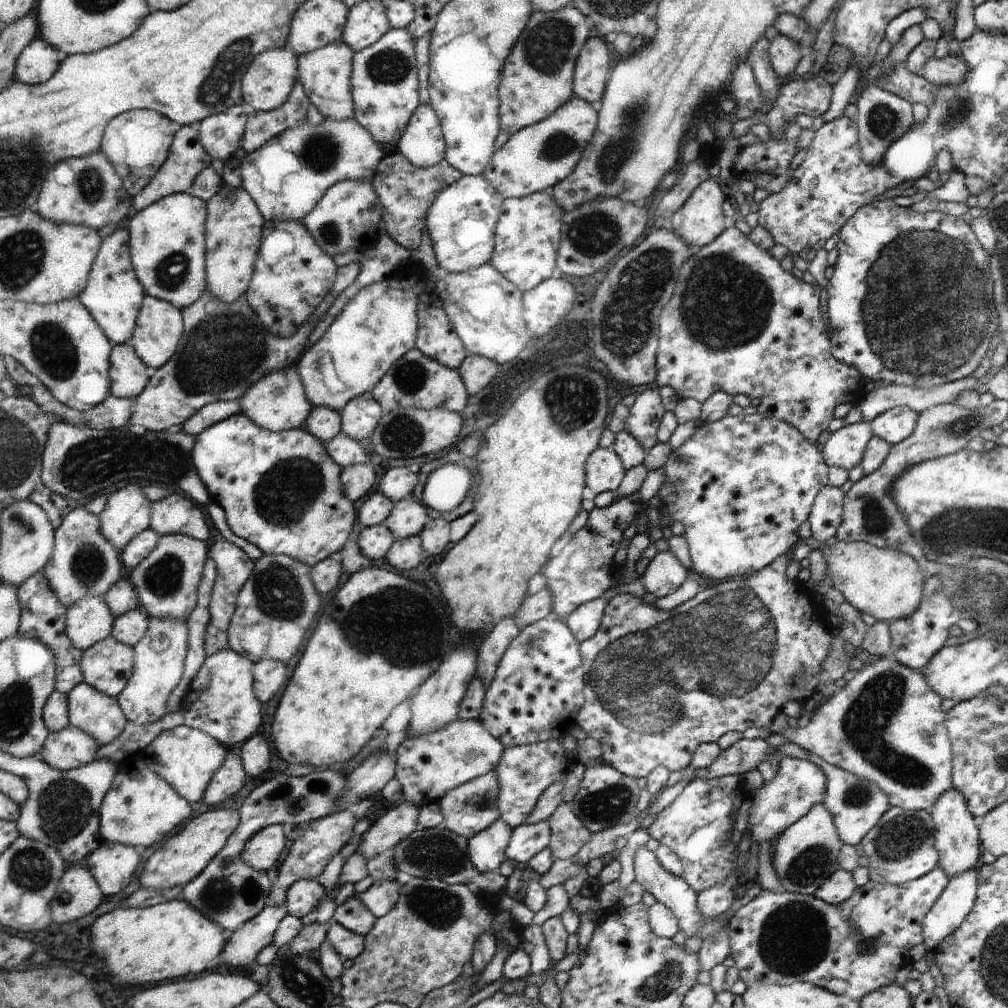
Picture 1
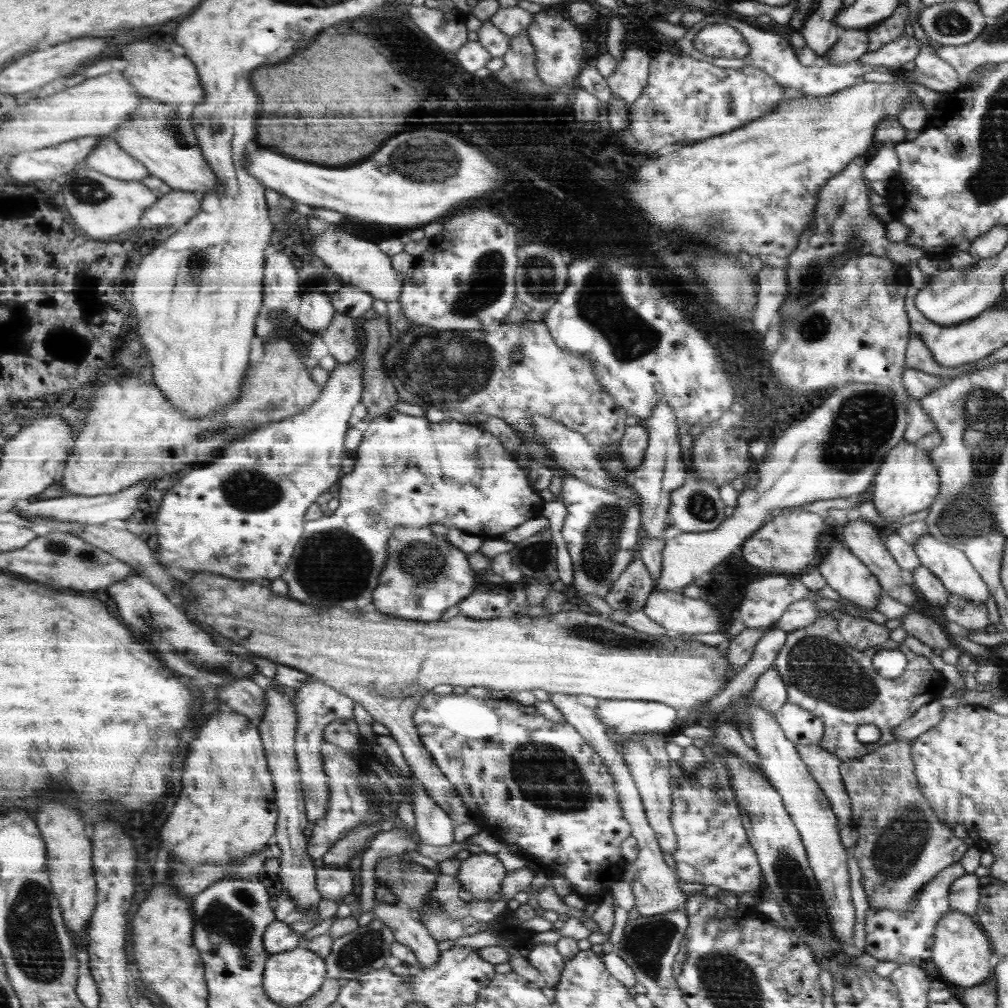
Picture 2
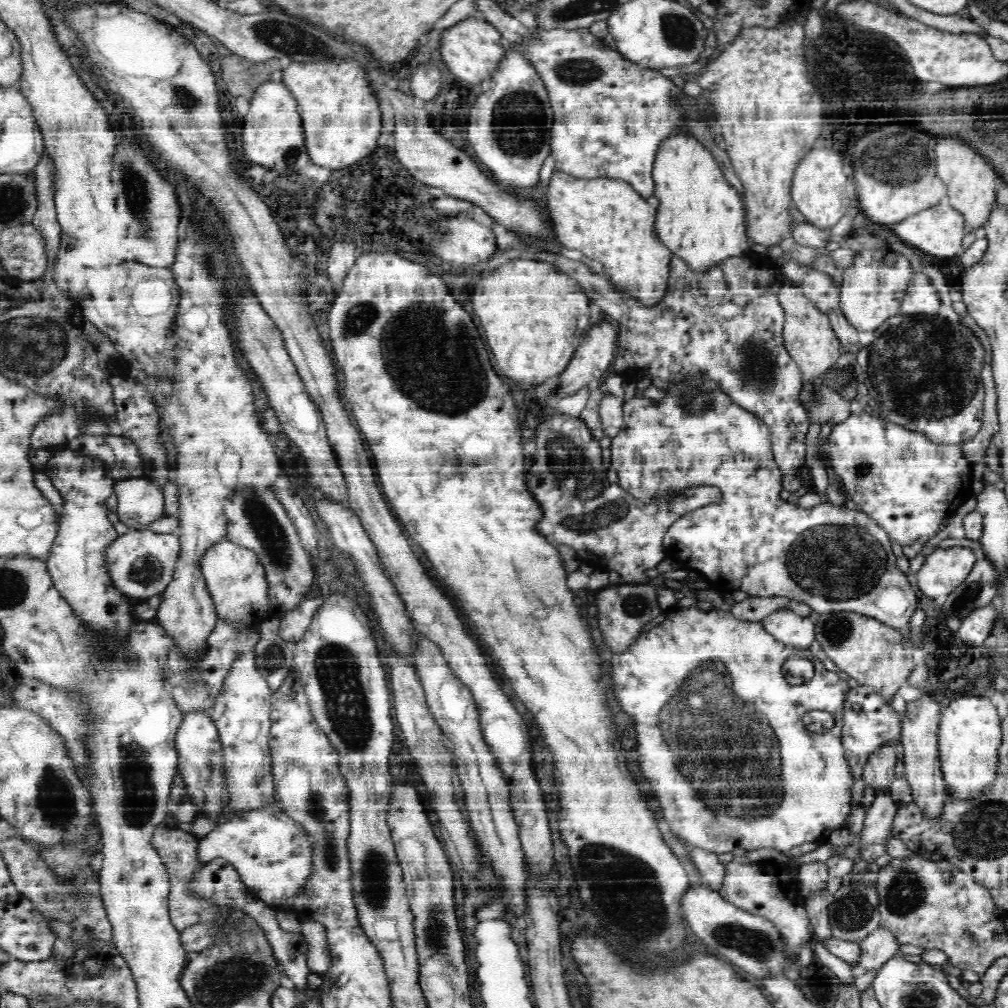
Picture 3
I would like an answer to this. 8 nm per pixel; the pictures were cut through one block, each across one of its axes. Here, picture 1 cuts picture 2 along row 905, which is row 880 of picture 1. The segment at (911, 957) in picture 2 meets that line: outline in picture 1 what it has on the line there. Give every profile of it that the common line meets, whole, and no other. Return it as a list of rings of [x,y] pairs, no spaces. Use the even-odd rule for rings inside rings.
[[[937,864],[927,876],[921,876],[919,880],[899,884],[899,886],[873,884],[869,880],[861,888],[855,888],[853,894],[837,906],[827,904],[815,896],[761,890],[753,900],[743,904],[727,920],[727,932],[731,942],[729,956],[733,958],[737,974],[747,988],[759,984],[767,984],[767,986],[813,984],[817,988],[825,988],[839,996],[845,994],[847,998],[859,1002],[865,994],[873,990],[881,990],[895,982],[893,980],[895,972],[907,958],[907,952],[897,952],[897,950],[911,950],[915,944],[925,940],[921,938],[923,934],[921,920],[925,920],[927,912],[941,898],[947,884],[949,884],[949,876]]]

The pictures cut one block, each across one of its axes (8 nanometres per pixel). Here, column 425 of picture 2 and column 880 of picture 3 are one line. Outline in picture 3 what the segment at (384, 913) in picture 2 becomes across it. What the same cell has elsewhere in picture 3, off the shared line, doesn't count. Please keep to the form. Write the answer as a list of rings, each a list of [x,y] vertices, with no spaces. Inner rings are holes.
[[[878,926],[874,932],[870,932],[862,942],[862,956],[860,962],[854,964],[856,974],[866,974],[872,970],[880,970],[888,960],[892,960],[900,950],[900,940],[890,928]]]

